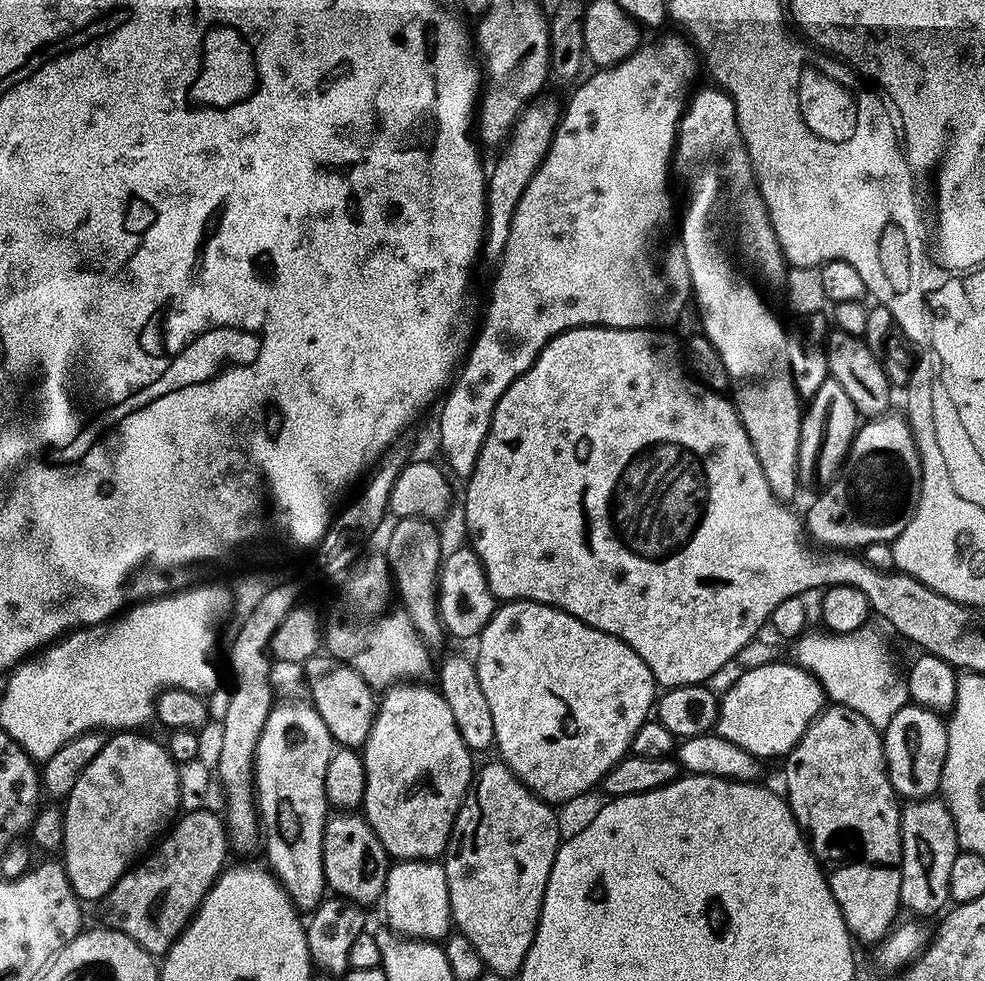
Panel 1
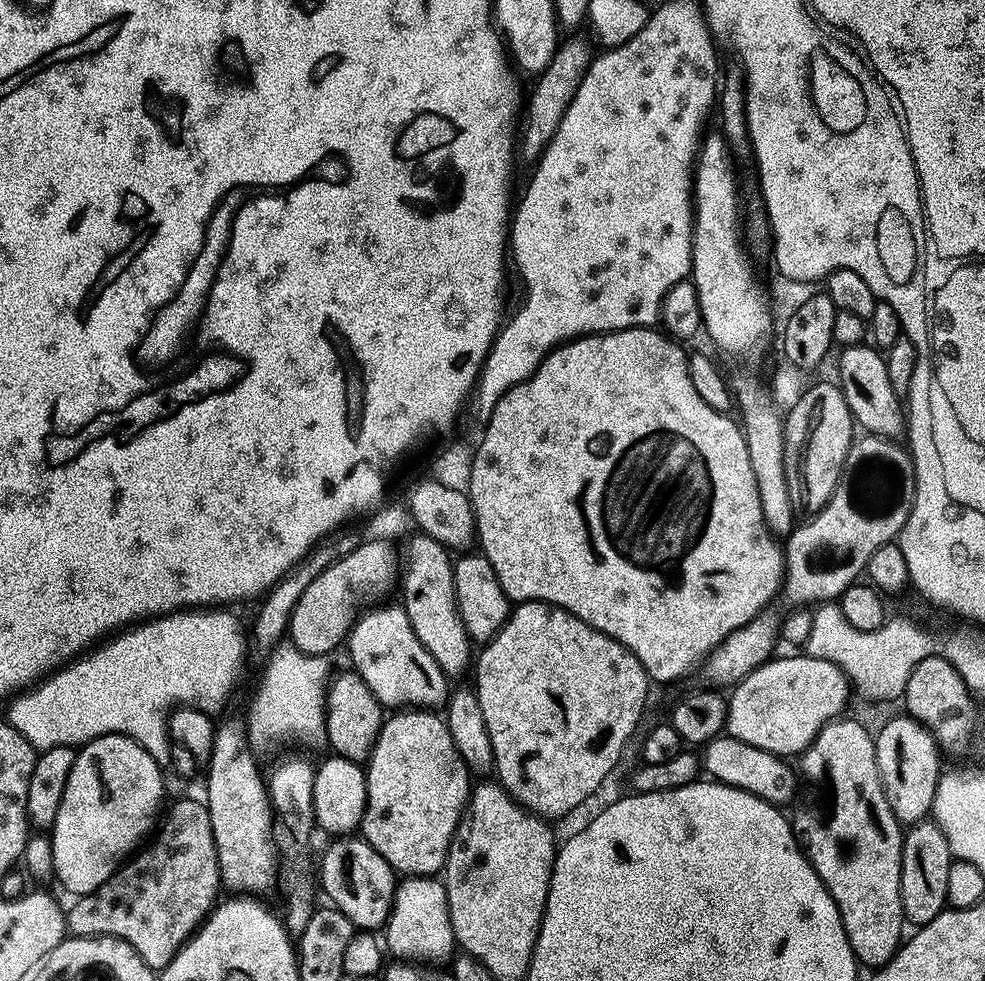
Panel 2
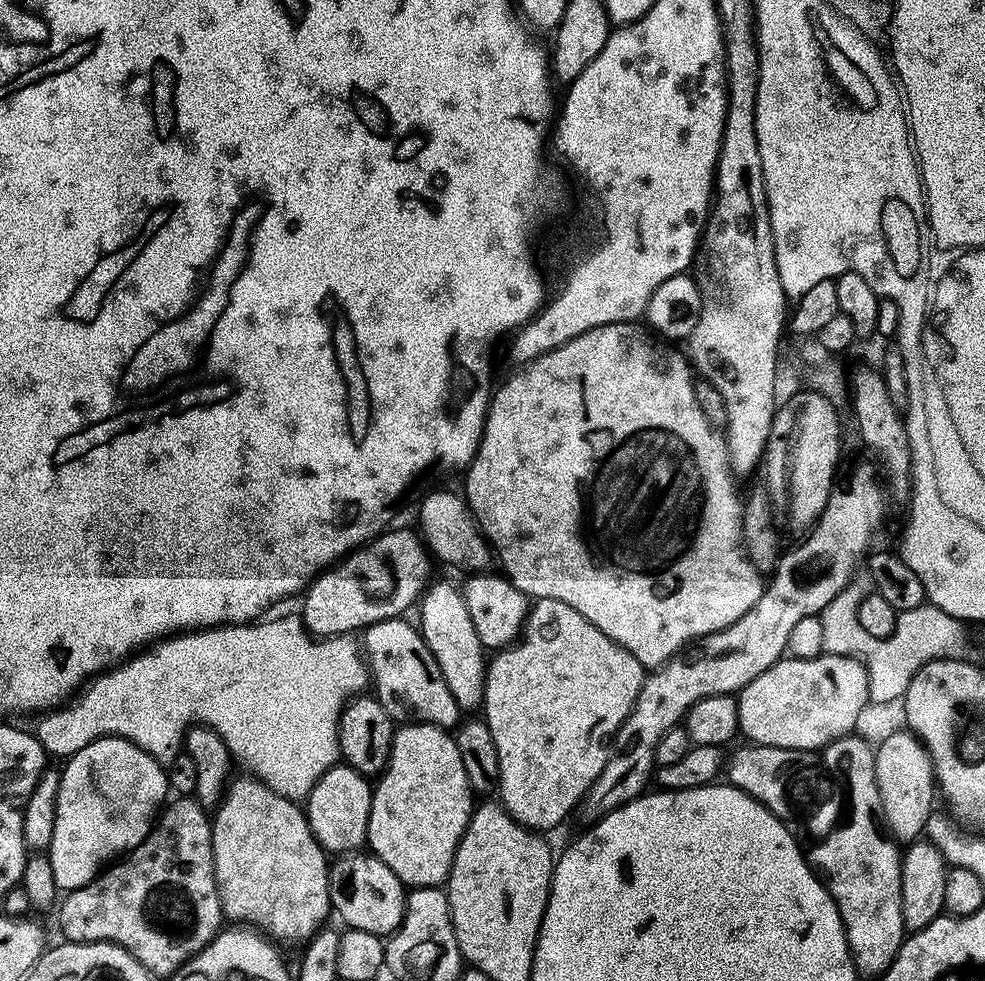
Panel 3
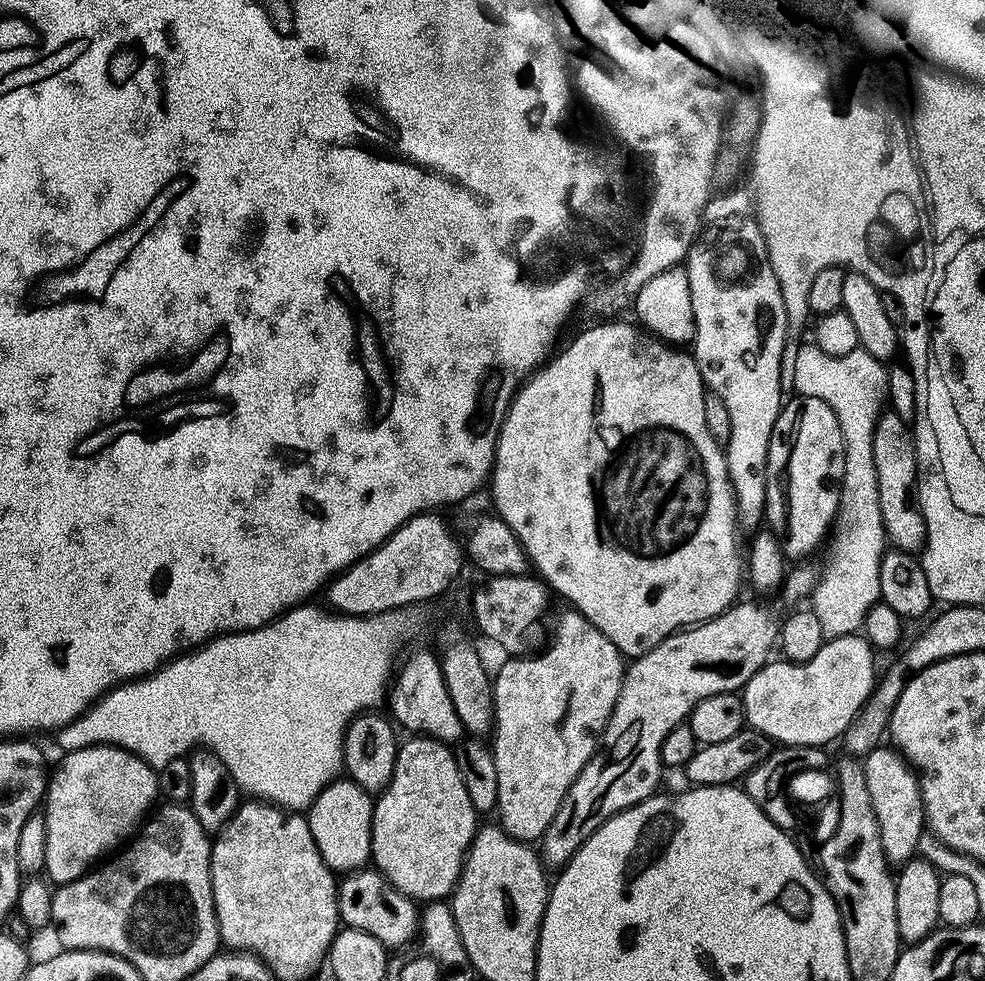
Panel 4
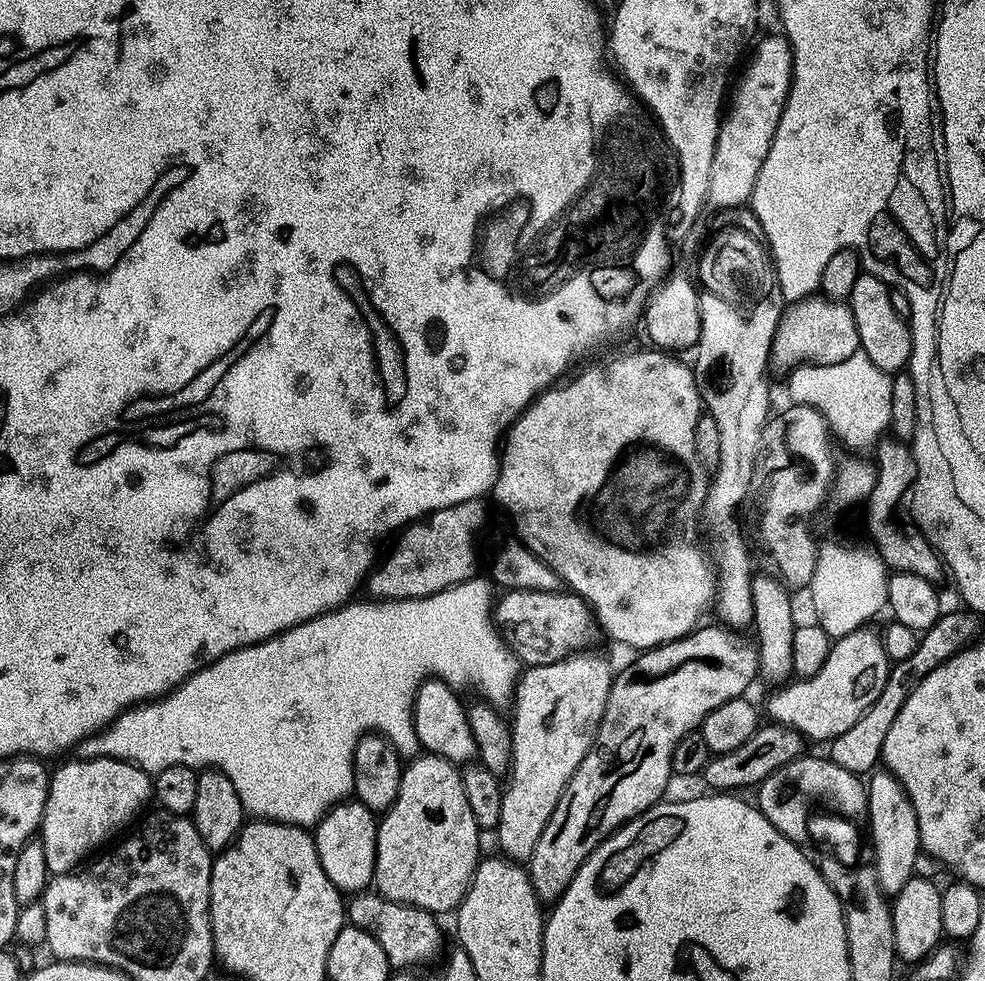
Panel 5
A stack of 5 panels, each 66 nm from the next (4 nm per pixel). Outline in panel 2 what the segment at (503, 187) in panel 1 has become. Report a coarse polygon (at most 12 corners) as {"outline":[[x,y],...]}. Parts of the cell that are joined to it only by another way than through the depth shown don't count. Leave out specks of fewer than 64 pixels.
{"outline":[[566,39],[526,102],[518,154],[530,163],[552,140],[592,53]]}

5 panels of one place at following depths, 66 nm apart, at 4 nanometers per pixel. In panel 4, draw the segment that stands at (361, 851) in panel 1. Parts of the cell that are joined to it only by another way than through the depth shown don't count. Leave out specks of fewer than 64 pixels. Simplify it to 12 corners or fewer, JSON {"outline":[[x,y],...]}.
{"outline":[[365,866],[339,881],[340,922],[389,950],[420,931],[417,901]]}

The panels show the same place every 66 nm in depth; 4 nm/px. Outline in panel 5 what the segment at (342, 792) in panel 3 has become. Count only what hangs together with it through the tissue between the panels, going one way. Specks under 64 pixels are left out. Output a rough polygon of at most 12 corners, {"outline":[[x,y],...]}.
{"outline":[[352,798],[315,825],[319,862],[341,893],[376,868],[375,813]]}

